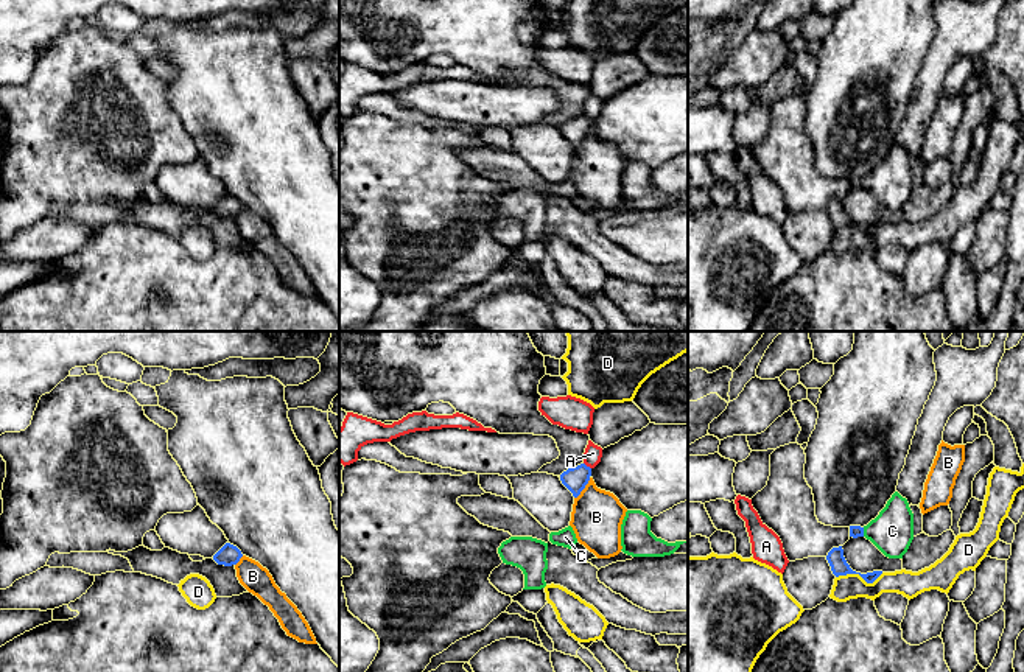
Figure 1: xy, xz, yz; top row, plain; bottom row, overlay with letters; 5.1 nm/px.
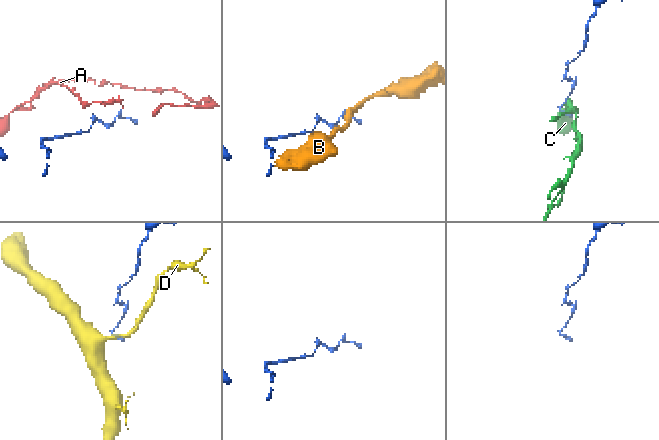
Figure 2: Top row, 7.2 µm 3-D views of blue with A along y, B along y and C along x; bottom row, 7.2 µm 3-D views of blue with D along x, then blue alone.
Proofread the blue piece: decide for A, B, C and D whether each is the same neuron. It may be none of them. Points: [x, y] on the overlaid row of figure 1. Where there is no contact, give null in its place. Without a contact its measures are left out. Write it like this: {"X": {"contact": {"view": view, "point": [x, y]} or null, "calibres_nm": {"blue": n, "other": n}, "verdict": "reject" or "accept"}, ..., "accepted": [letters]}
{"A": {"contact": {"view": "xz", "point": [585, 465]}, "calibres_nm": {"blue": 120, "other": 90}, "verdict": "reject"}, "B": {"contact": {"view": "xz", "point": [584, 487]}, "calibres_nm": {"blue": 120, "other": 260}, "verdict": "reject"}, "C": {"contact": {"view": "yz", "point": [862, 532]}, "calibres_nm": {"blue": 60, "other": 220}, "verdict": "reject"}, "D": {"contact": {"view": "yz", "point": [859, 574]}, "calibres_nm": {"blue": 90, "other": 130}, "verdict": "reject"}, "accepted": []}

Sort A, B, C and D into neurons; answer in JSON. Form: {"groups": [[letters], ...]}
{"groups": [["A"], ["B"], ["C"], ["D"]]}

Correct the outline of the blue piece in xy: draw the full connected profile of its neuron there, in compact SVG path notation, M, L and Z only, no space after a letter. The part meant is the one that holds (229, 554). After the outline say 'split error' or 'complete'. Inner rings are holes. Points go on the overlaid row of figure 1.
M226 543L215 555L213 555L213 560L218 563L218 565L224 565L224 566L232 566L232 565L237 565L240 562L240 558L243 557L241 551L230 544L230 543Z; complete

